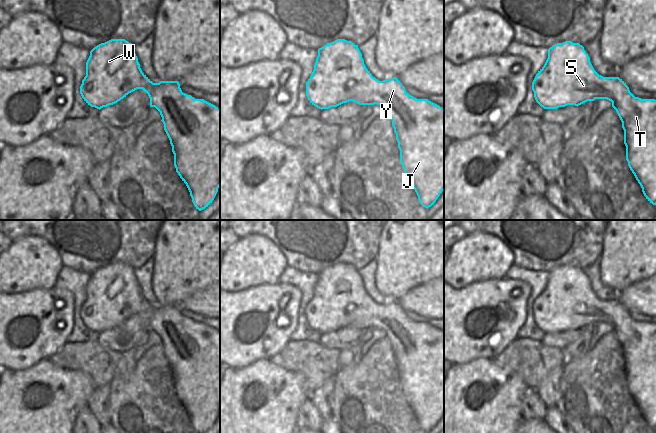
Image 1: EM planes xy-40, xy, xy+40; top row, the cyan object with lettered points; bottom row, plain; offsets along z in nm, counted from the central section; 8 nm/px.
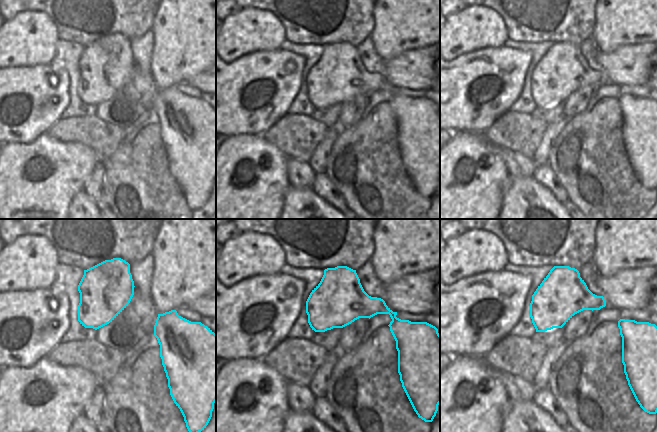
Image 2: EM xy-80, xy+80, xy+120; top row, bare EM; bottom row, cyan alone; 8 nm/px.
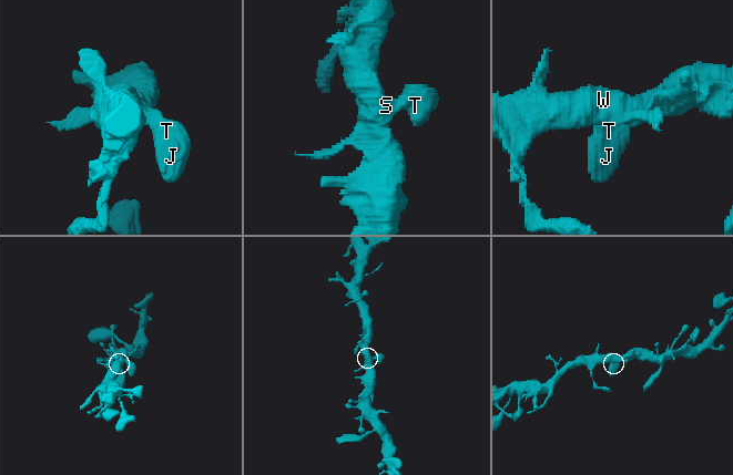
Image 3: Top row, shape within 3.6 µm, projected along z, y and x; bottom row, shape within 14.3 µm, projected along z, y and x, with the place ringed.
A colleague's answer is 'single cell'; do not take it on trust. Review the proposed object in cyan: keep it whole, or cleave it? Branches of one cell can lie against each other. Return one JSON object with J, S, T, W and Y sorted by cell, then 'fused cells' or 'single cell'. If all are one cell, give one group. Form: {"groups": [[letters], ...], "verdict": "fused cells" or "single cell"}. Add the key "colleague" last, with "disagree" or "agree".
{"groups": [["J", "S", "T", "W", "Y"]], "verdict": "single cell", "colleague": "agree"}

